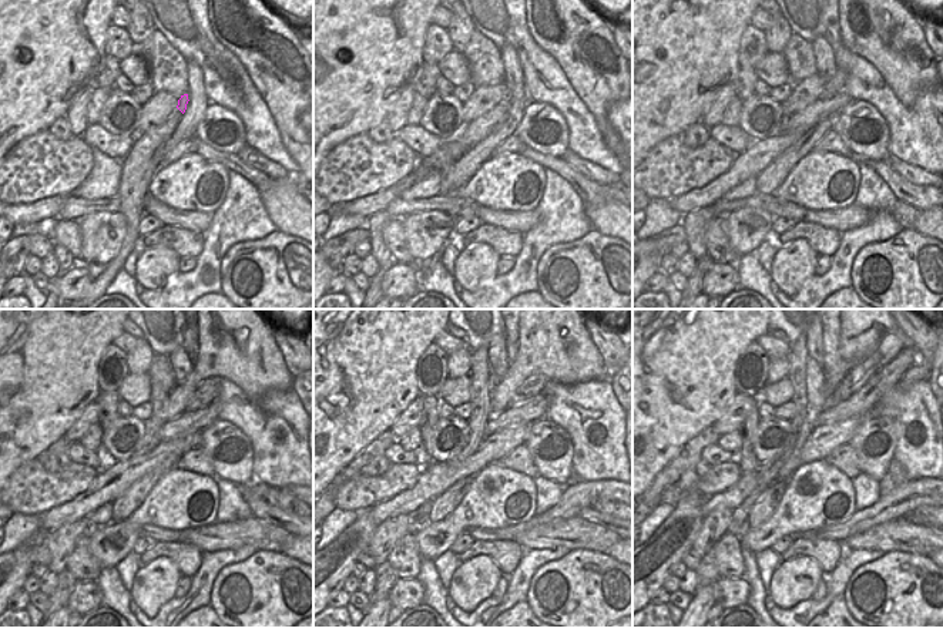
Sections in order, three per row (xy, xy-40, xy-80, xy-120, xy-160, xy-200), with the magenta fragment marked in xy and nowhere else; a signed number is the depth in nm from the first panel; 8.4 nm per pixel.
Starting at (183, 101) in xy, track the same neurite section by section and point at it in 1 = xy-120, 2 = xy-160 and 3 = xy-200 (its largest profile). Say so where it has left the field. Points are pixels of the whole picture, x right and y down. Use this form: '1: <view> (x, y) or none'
1: xy-120 (208, 390)
2: xy-160 (533, 385)
3: xy-200 (892, 343)

